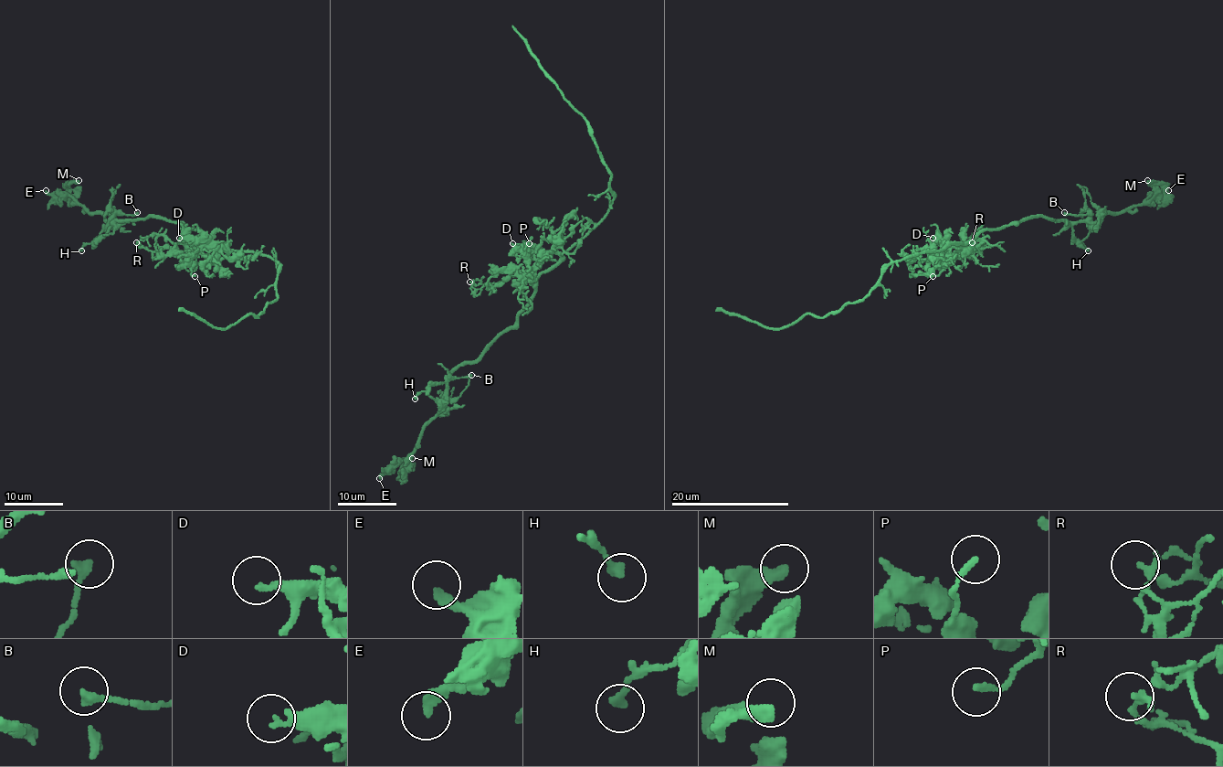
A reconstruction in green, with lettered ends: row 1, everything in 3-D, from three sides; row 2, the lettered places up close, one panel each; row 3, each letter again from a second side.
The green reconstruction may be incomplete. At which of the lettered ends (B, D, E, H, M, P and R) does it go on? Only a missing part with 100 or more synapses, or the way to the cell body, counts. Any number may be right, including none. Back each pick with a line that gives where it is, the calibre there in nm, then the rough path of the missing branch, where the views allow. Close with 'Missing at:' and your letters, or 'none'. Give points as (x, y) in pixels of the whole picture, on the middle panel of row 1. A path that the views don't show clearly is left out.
Missing at: none

